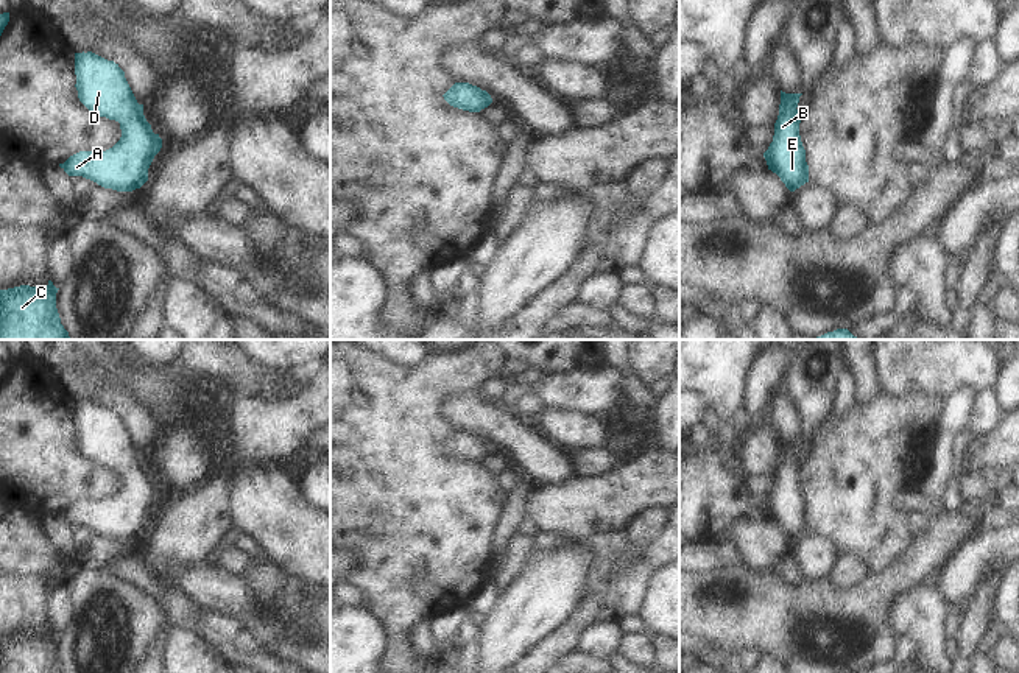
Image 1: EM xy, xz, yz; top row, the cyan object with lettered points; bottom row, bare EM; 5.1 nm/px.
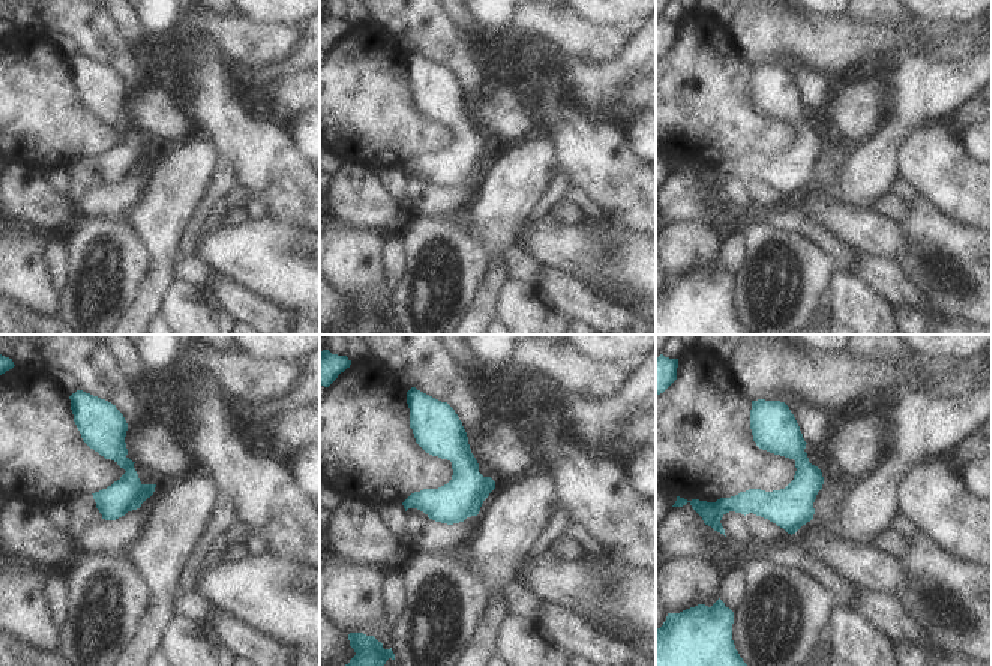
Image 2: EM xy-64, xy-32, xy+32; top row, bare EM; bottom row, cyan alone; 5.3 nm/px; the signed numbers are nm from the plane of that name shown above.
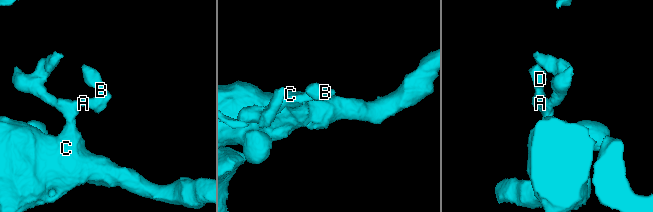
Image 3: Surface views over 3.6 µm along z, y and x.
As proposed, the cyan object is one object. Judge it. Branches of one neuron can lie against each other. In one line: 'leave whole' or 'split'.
leave whole

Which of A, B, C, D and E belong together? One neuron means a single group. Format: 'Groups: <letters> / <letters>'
Groups: A B C D E

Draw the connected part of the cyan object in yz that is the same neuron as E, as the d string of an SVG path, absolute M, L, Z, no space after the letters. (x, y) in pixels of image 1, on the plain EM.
M781 439L779 464L774 472L774 484L763 502L768 519L776 522L790 541L809 531L809 514L806 499L799 484L801 466L798 452L802 442L785 442Z

